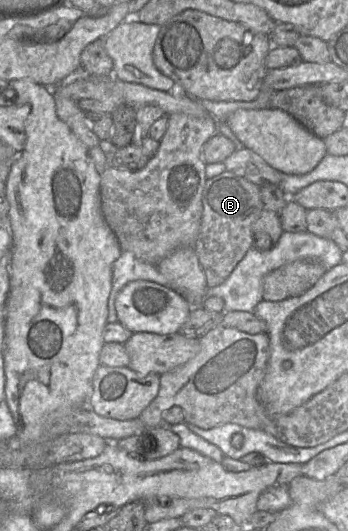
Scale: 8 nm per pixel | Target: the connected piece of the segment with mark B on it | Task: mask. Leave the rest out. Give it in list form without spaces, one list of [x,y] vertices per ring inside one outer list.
[[[230,171],[206,180],[202,194],[202,217],[194,249],[209,288],[221,285],[253,247],[252,227],[264,210],[260,187]]]

